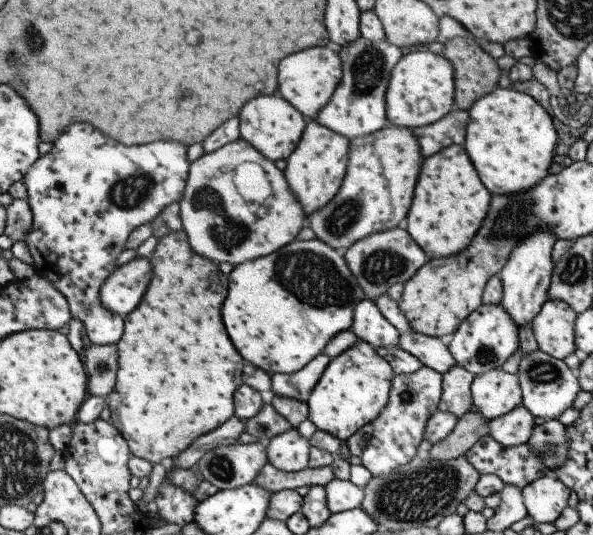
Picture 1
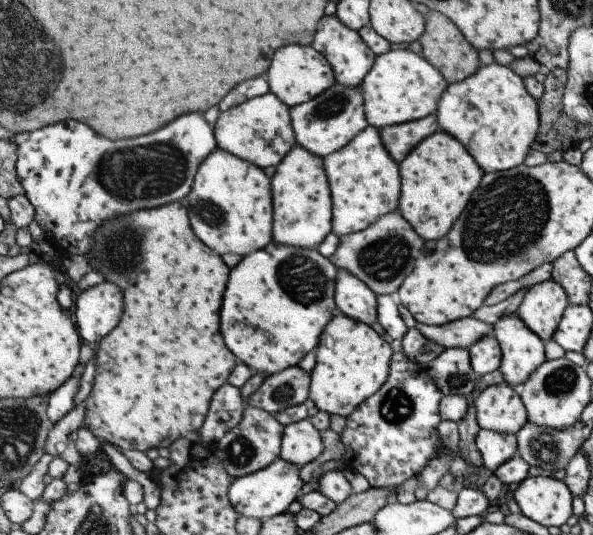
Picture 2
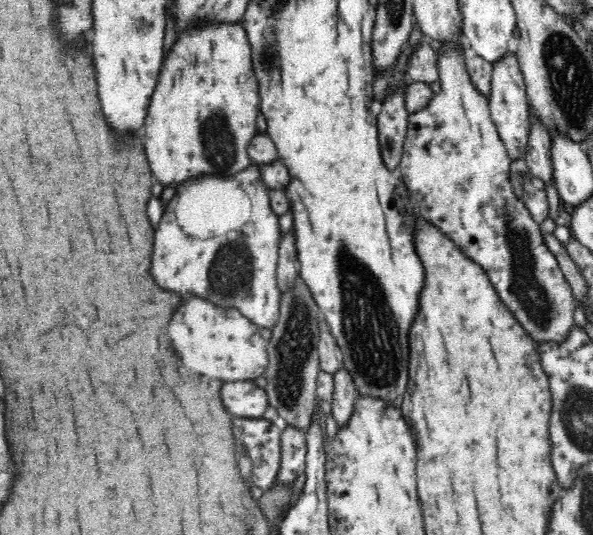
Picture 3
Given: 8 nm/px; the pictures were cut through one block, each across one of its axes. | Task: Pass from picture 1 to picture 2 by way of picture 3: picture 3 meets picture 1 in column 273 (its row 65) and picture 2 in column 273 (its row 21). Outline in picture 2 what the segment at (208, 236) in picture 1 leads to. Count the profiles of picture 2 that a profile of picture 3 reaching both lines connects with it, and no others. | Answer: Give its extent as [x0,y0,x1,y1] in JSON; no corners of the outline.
[186,148,275,257]

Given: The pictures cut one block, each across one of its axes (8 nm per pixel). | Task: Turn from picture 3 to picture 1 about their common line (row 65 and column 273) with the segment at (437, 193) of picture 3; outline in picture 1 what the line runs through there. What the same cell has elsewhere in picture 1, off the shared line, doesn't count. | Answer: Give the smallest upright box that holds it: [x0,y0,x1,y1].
[268,429,311,473]

